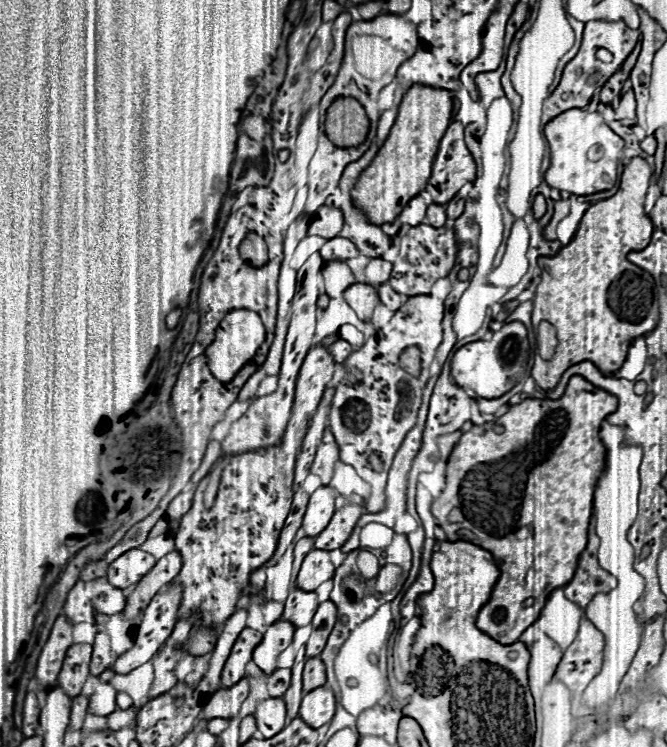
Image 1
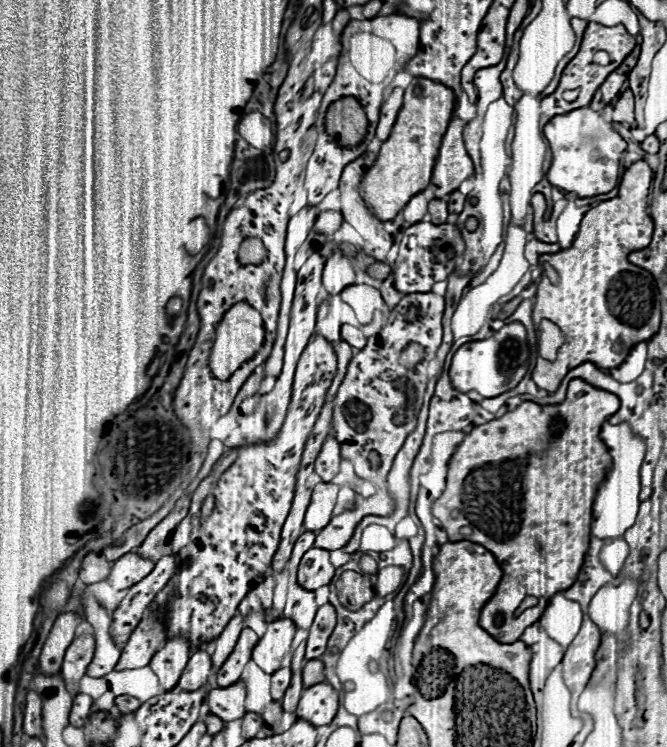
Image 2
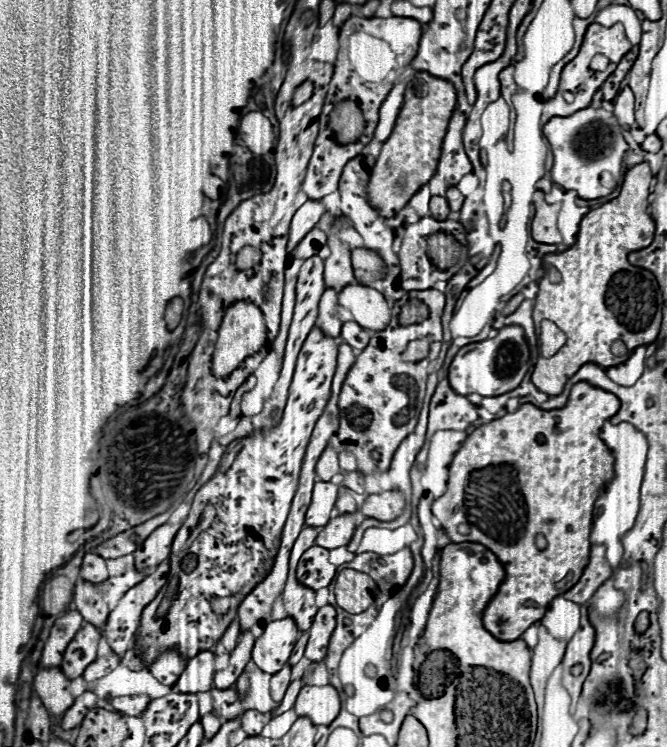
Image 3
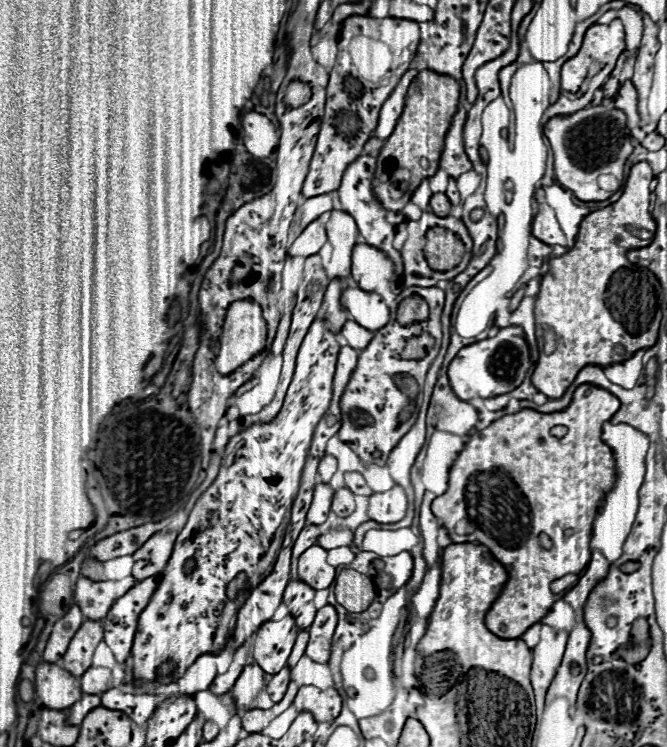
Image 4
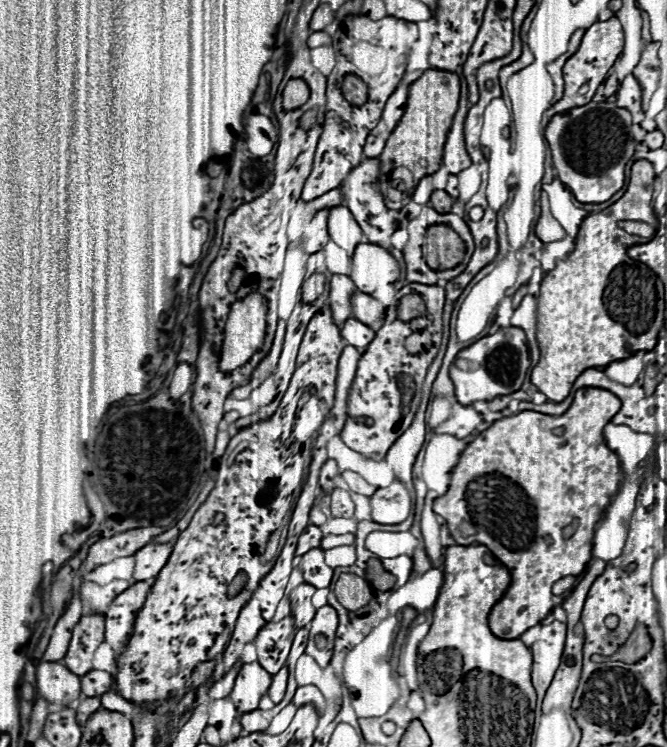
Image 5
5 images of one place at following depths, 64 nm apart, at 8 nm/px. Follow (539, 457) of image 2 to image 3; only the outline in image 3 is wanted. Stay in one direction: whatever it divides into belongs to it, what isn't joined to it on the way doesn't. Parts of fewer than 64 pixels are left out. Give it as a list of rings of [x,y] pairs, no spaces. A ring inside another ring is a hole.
[[[576,382],[572,386],[572,392],[568,396],[568,402],[562,406],[562,408],[554,408],[554,410],[540,410],[536,408],[534,404],[522,404],[516,412],[508,412],[506,416],[498,418],[498,420],[492,420],[490,424],[484,424],[480,428],[476,428],[472,434],[468,434],[468,438],[462,442],[462,448],[454,454],[454,460],[450,464],[450,480],[448,480],[448,490],[444,496],[440,496],[432,510],[434,510],[434,516],[440,518],[442,522],[448,522],[454,514],[456,508],[460,508],[460,542],[478,542],[482,546],[486,546],[490,552],[494,552],[498,556],[498,560],[504,564],[506,568],[506,578],[504,582],[500,584],[496,596],[490,600],[490,604],[486,606],[484,610],[484,616],[482,616],[482,622],[484,622],[484,628],[496,636],[498,640],[502,642],[512,642],[512,640],[518,640],[524,630],[528,626],[532,626],[534,622],[538,622],[544,612],[548,610],[548,604],[552,602],[554,598],[554,584],[564,580],[568,574],[580,574],[584,570],[584,564],[588,564],[588,552],[590,552],[590,544],[588,544],[588,532],[590,532],[590,526],[592,526],[592,510],[594,510],[594,502],[596,498],[600,496],[600,490],[604,488],[604,484],[608,484],[608,480],[612,480],[612,472],[614,472],[614,458],[608,450],[608,446],[600,440],[600,428],[602,424],[612,418],[620,408],[620,400],[616,396],[612,396],[610,392],[604,392],[600,388],[594,388],[592,384],[588,382]],[[508,464],[510,464],[510,472],[508,472]],[[542,534],[548,542],[548,546],[544,550],[538,550],[536,548],[536,536]],[[532,600],[536,602],[534,606],[526,606],[526,602]]]

